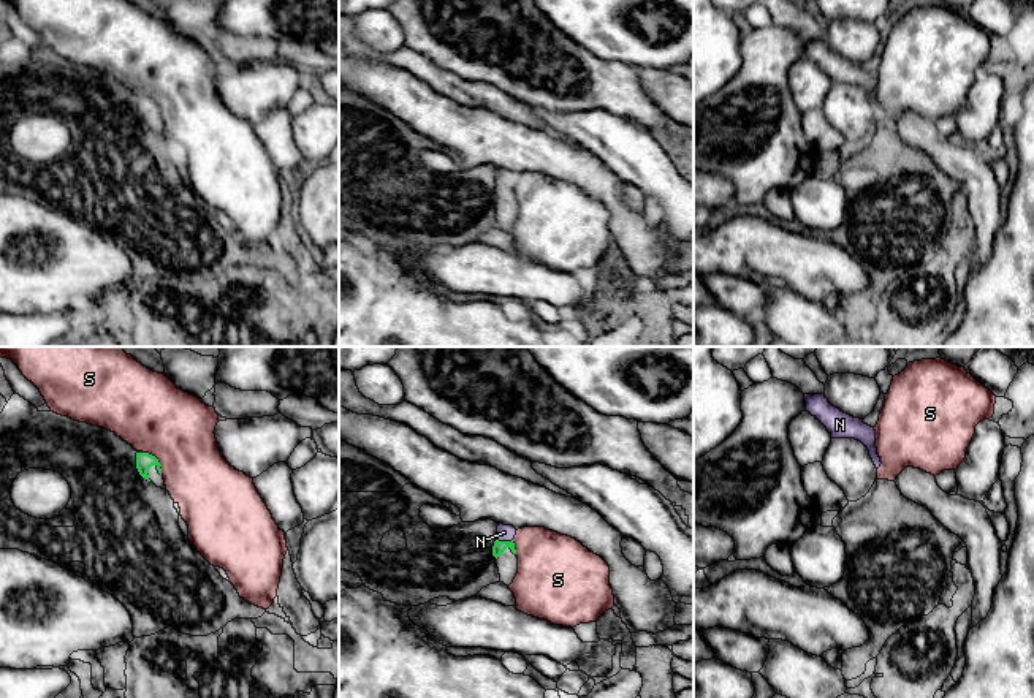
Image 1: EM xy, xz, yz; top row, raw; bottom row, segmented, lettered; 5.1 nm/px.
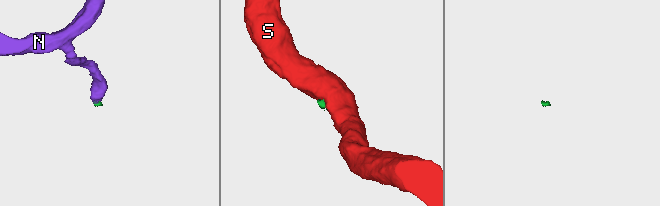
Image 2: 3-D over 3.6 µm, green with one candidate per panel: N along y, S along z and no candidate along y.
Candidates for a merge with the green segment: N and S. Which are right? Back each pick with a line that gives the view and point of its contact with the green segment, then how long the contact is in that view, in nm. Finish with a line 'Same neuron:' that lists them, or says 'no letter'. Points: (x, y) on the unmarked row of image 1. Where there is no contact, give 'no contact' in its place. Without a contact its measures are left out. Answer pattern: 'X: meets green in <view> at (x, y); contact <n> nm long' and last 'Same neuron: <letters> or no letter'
N: meets green in xz at (505, 187); contact 80 nm long
Same neuron: N

